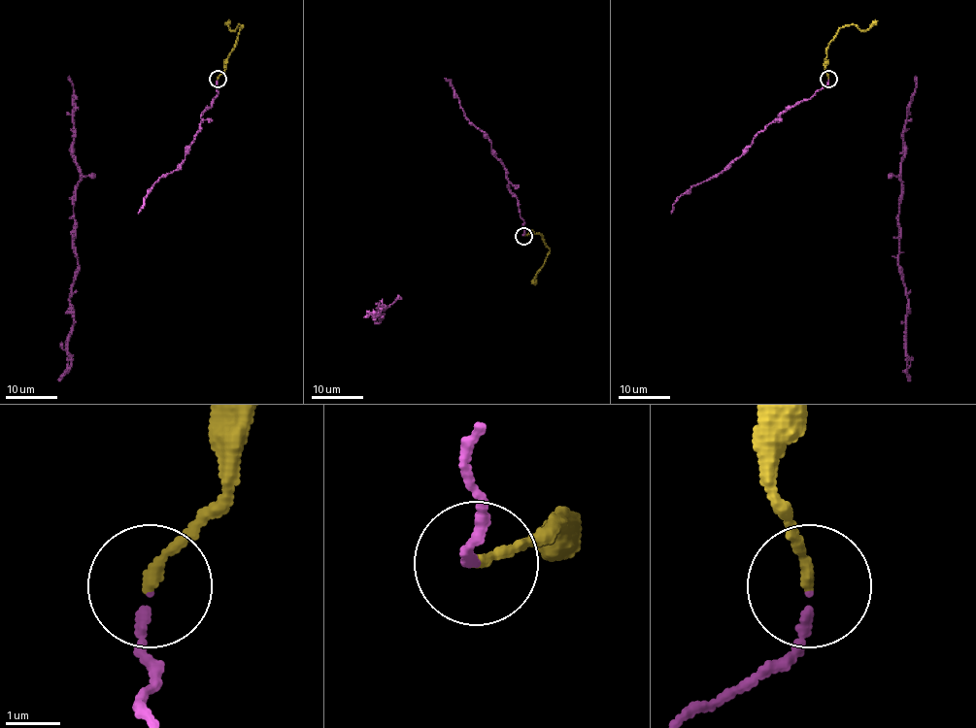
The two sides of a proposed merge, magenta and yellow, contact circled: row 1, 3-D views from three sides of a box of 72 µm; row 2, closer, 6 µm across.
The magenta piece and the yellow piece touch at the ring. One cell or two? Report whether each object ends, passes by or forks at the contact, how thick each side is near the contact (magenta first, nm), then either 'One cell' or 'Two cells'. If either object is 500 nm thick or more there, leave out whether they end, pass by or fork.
At the ring magenta ends. At the ring yellow ends. Thickness 130 nm (magenta) against 190 nm. One cell

